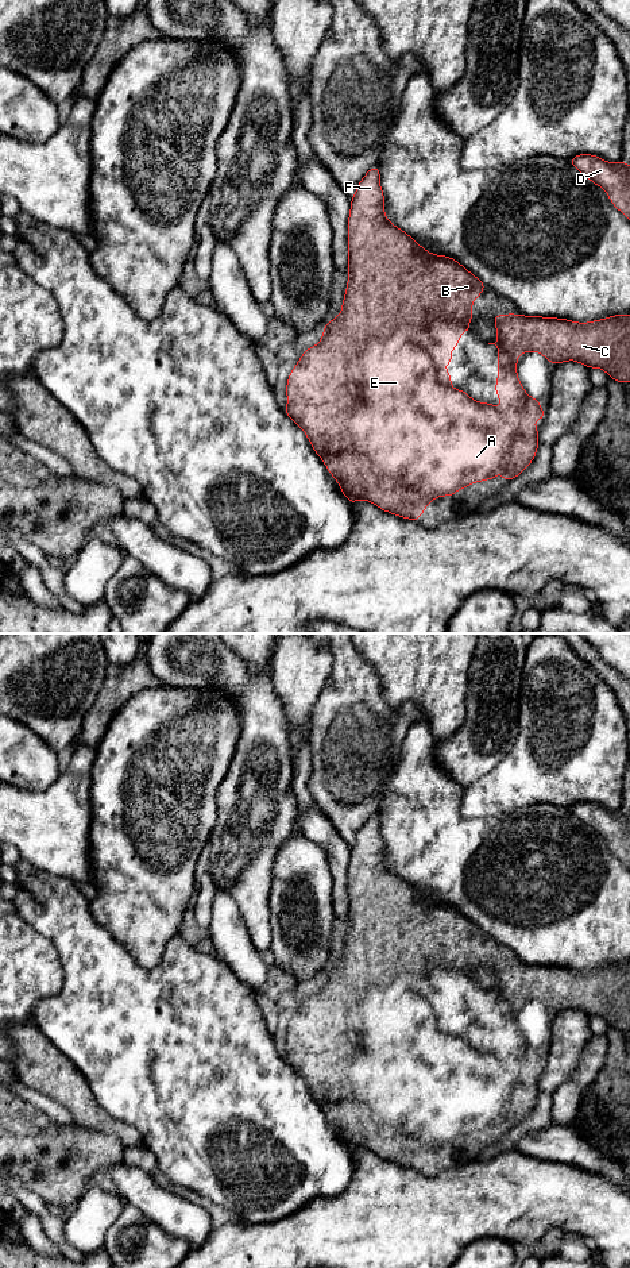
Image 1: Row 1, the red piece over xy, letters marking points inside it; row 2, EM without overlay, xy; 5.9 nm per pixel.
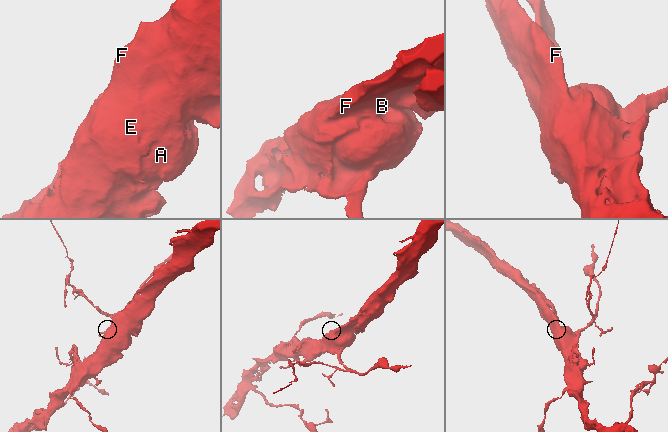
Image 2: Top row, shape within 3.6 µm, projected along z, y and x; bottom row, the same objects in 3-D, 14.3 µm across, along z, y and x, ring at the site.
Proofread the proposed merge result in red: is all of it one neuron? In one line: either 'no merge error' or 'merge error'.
no merge error

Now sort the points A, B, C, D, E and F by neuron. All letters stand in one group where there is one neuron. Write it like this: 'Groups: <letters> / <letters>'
Groups: A B C D E F

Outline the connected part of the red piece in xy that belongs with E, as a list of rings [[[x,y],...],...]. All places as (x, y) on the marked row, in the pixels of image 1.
[[[374,166],[371,167],[366,176],[362,178],[362,181],[357,184],[356,188],[356,194],[351,199],[351,211],[349,211],[349,217],[348,217],[348,284],[347,284],[347,289],[345,289],[345,296],[343,300],[343,307],[341,307],[341,312],[339,313],[339,316],[332,320],[325,323],[324,325],[324,335],[320,340],[318,344],[312,346],[310,348],[308,348],[302,356],[299,358],[298,363],[293,367],[289,378],[287,378],[287,385],[286,385],[286,394],[287,394],[287,405],[286,405],[286,415],[295,423],[298,424],[302,431],[305,432],[305,435],[308,436],[314,452],[322,459],[322,462],[326,466],[326,470],[332,474],[332,477],[339,482],[339,486],[343,492],[343,494],[347,497],[347,500],[351,502],[351,505],[355,501],[370,501],[374,505],[376,505],[378,508],[380,508],[384,512],[393,513],[395,516],[403,517],[403,519],[409,519],[413,521],[418,521],[420,516],[424,513],[425,508],[433,502],[433,500],[436,497],[442,497],[442,496],[453,496],[457,490],[467,487],[468,485],[472,485],[475,482],[480,482],[480,481],[487,481],[487,479],[494,479],[496,478],[498,471],[502,469],[502,479],[510,482],[513,478],[518,477],[519,474],[522,474],[522,471],[533,462],[536,454],[537,454],[537,448],[538,448],[538,428],[533,425],[534,421],[537,421],[540,417],[545,420],[546,413],[541,409],[540,401],[538,398],[532,398],[525,389],[522,388],[518,374],[517,374],[517,361],[518,356],[522,352],[530,352],[530,351],[536,351],[542,354],[549,363],[563,363],[567,361],[576,361],[584,366],[587,366],[588,369],[602,369],[604,370],[611,379],[615,379],[621,384],[627,384],[630,382],[630,315],[615,315],[611,317],[606,317],[602,320],[594,320],[594,321],[588,321],[588,323],[577,323],[577,321],[572,321],[572,320],[567,320],[567,319],[557,319],[557,317],[541,317],[541,316],[523,316],[523,315],[515,315],[515,313],[510,313],[510,315],[499,315],[499,316],[494,316],[492,320],[495,323],[495,328],[498,332],[498,340],[495,343],[488,343],[488,344],[495,344],[498,347],[498,352],[499,352],[499,358],[498,358],[498,381],[495,384],[495,392],[496,396],[499,397],[500,402],[503,404],[502,406],[494,406],[488,402],[478,402],[474,401],[468,393],[465,393],[464,390],[457,390],[453,389],[451,386],[452,378],[449,377],[449,370],[448,369],[441,369],[441,365],[449,365],[451,362],[455,361],[453,356],[451,356],[449,354],[452,352],[452,350],[455,347],[457,347],[457,342],[461,339],[461,332],[467,331],[467,332],[472,332],[472,329],[469,328],[468,323],[474,319],[472,316],[472,302],[476,297],[479,297],[483,292],[483,289],[487,286],[486,284],[483,284],[478,277],[475,277],[471,271],[465,270],[463,267],[461,263],[459,263],[456,259],[449,258],[447,255],[434,255],[429,251],[426,251],[422,246],[417,244],[414,242],[414,239],[407,235],[406,232],[403,232],[401,228],[395,227],[394,224],[391,224],[386,215],[384,215],[384,194],[382,192],[380,188],[380,173],[379,173],[379,167]]]

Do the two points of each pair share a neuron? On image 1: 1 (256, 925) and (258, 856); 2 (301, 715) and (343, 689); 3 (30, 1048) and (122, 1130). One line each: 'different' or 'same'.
1: same
2: different
3: same

